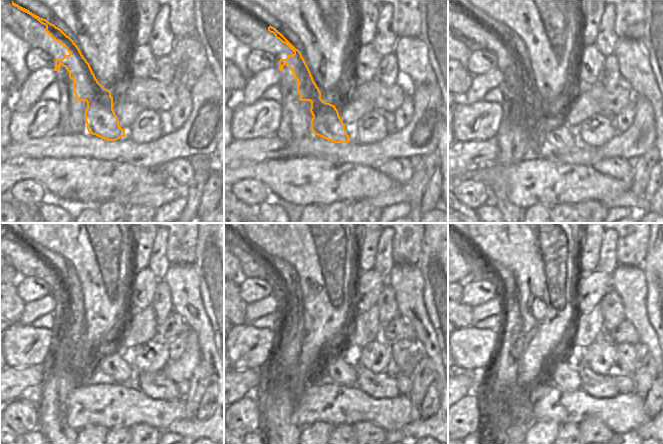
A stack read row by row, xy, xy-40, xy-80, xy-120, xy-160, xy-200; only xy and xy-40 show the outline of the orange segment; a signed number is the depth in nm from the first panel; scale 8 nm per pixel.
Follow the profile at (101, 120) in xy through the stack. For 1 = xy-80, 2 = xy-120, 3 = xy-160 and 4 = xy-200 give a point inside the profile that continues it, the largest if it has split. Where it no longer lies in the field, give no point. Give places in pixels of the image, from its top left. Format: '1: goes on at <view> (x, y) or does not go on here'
1: goes on at xy-80 (560, 138)
2: goes on at xy-120 (112, 368)
3: goes on at xy-160 (333, 367)
4: goes on at xy-200 (561, 372)

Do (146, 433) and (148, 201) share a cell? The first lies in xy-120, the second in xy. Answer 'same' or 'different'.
different

